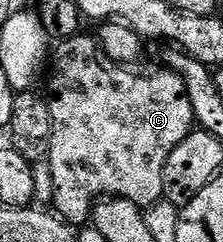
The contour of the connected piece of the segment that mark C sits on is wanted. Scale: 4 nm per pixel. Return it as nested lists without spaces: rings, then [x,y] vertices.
[[[77,34],[59,41],[55,45],[54,55],[50,60],[50,72],[52,68],[52,96],[48,100],[48,105],[52,111],[52,137],[50,138],[50,150],[46,159],[53,170],[54,178],[54,196],[52,204],[58,213],[59,219],[67,222],[69,225],[84,226],[89,223],[93,208],[96,207],[101,198],[111,198],[121,196],[124,200],[134,202],[141,210],[148,210],[153,205],[164,200],[164,187],[162,186],[162,170],[166,170],[166,158],[170,158],[170,153],[174,151],[174,146],[182,142],[194,130],[196,124],[195,111],[191,108],[190,98],[187,94],[187,86],[183,78],[178,73],[169,70],[162,72],[152,72],[149,76],[139,76],[136,72],[131,72],[131,67],[118,63],[114,58],[110,58],[100,47],[100,41],[95,35],[84,36]]]

